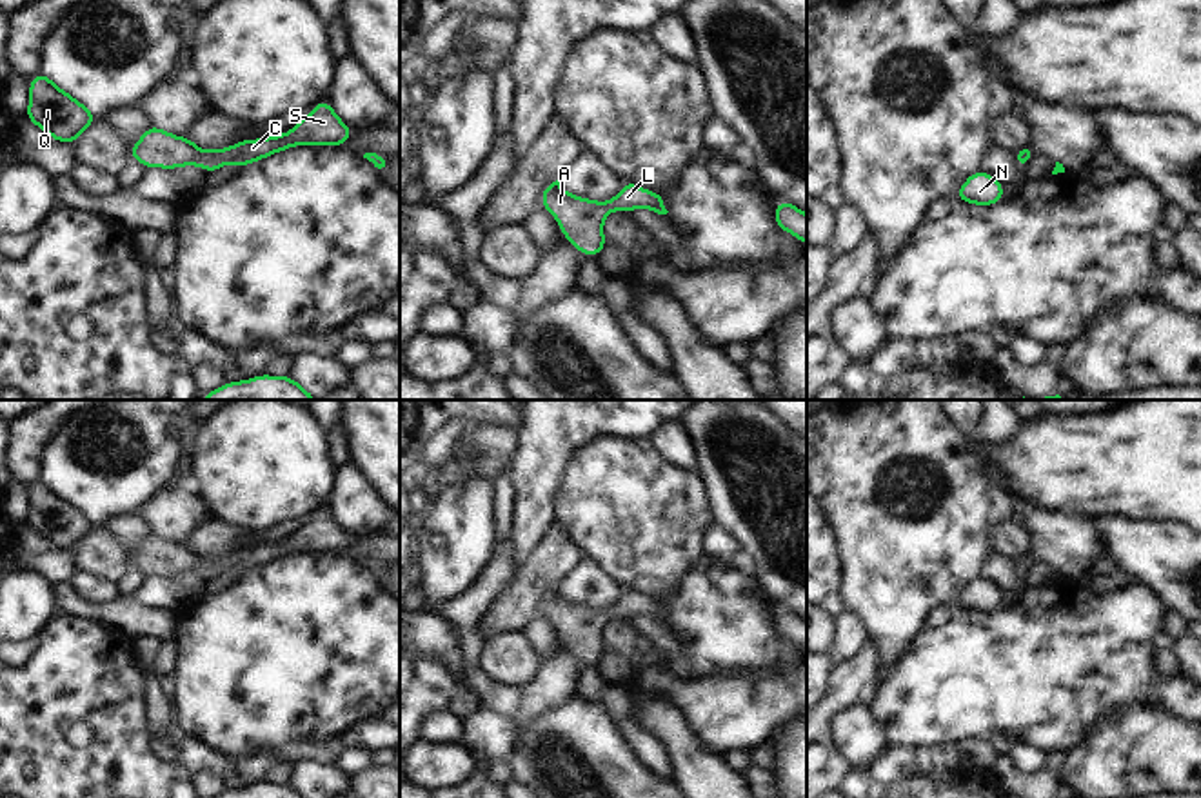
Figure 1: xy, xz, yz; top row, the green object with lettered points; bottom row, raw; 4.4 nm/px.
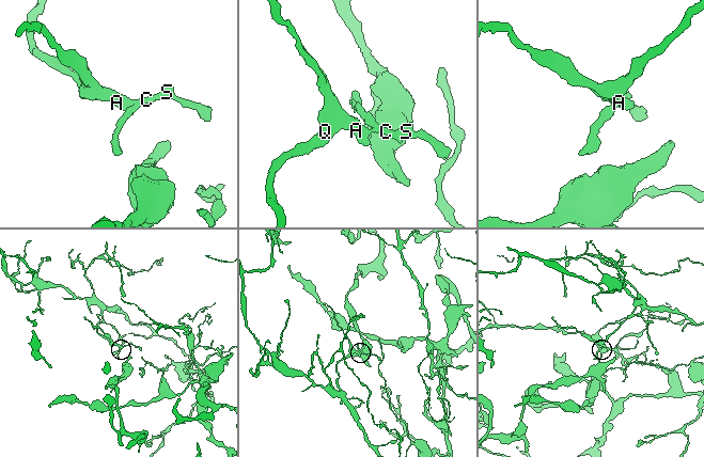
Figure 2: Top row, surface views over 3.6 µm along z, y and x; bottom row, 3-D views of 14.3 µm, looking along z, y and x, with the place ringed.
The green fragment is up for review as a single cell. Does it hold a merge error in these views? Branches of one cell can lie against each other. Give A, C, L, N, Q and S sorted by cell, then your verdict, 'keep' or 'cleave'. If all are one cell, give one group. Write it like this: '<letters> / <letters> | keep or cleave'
A C L N Q S | keep

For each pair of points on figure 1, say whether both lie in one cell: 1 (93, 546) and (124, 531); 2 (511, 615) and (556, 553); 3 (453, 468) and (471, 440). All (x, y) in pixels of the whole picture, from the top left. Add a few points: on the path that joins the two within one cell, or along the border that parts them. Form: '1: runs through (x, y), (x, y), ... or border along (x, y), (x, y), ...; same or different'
1: border along (102, 528), (129, 553); different
2: runs through (522, 600), (529, 586), (547, 568); same
3: border along (455, 457), (458, 458); different

